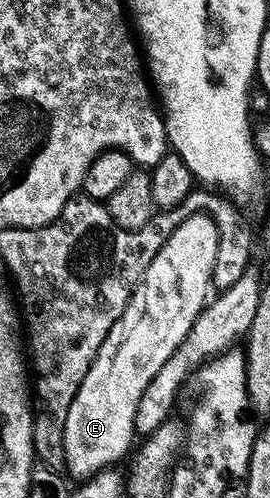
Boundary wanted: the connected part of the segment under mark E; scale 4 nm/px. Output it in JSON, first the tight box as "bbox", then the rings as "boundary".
{"bbox":[64,212,218,479],"boundary":[[[205,212],[188,215],[174,231],[167,233],[166,243],[156,252],[152,264],[148,264],[124,312],[112,324],[108,336],[104,336],[100,352],[72,400],[72,408],[68,408],[68,420],[64,420],[64,456],[71,479],[90,479],[102,470],[111,469],[135,445],[136,404],[140,404],[148,380],[180,348],[206,305],[217,251],[218,225]]]}

